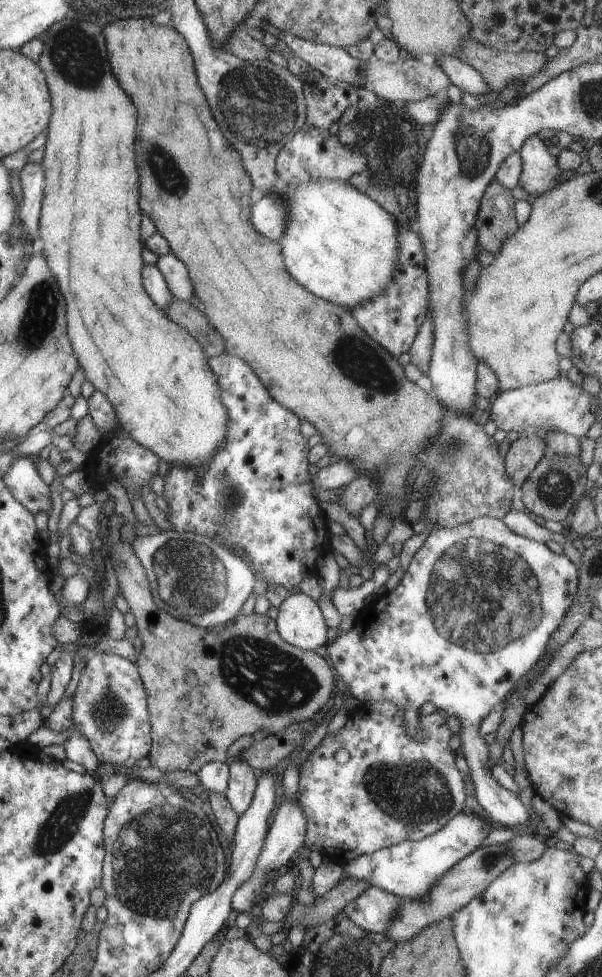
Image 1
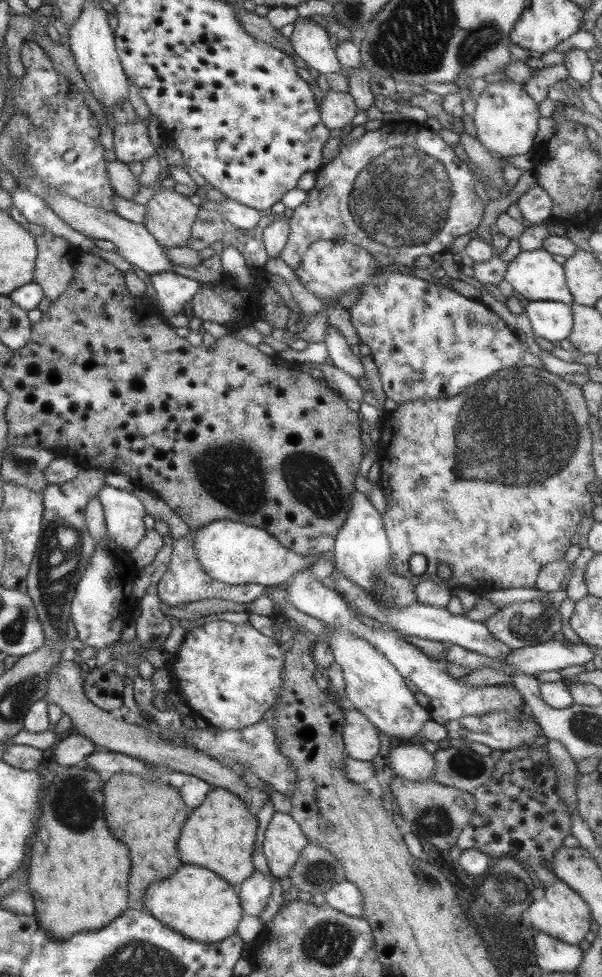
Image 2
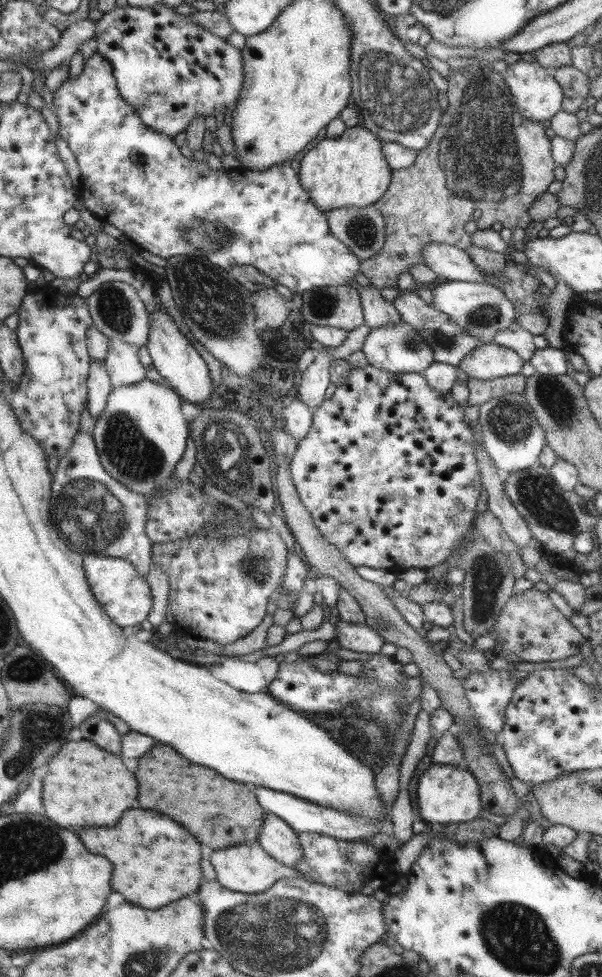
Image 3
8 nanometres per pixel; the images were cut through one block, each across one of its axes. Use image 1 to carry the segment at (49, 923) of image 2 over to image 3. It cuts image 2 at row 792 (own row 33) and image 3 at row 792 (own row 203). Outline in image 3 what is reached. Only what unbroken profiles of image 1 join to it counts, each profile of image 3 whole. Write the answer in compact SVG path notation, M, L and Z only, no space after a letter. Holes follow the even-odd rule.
M67 742L47 764L43 778L45 816L61 828L79 830L83 826L113 826L123 810L137 798L137 782L125 770L119 756L113 756L91 742Z

